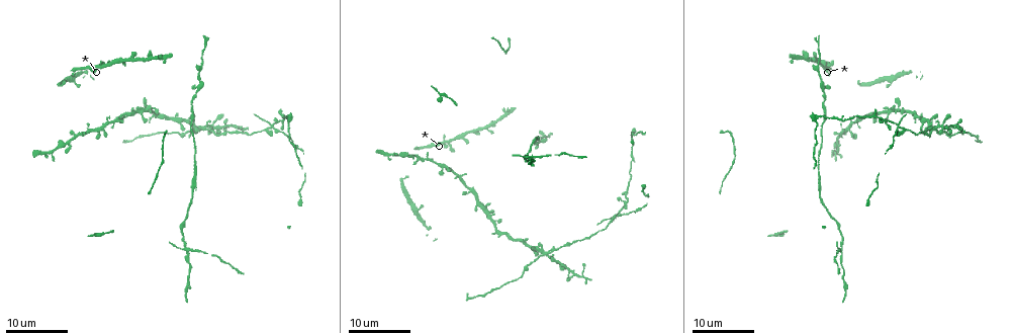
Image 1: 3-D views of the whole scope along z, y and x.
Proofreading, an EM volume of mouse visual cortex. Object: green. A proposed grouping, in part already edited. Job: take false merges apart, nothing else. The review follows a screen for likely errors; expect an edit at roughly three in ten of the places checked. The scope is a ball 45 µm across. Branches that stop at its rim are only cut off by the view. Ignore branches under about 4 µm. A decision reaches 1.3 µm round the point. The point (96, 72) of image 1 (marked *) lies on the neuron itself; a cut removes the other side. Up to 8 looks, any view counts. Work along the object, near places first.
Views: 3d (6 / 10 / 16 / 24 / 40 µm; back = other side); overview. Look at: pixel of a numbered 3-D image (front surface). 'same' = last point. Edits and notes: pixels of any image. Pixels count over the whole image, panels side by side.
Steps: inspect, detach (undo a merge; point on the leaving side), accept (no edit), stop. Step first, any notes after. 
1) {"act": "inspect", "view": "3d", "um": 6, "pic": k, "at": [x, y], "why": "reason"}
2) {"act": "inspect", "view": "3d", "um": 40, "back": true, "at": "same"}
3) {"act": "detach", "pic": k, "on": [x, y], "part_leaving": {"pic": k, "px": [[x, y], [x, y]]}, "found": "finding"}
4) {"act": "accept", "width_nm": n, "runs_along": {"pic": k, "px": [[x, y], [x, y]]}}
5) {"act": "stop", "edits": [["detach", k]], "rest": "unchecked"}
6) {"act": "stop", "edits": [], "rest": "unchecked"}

{"act": "inspect", "view": "3d", "um": 16, "pic": 1, "at": [419, 158], "why": "three arms meet"}

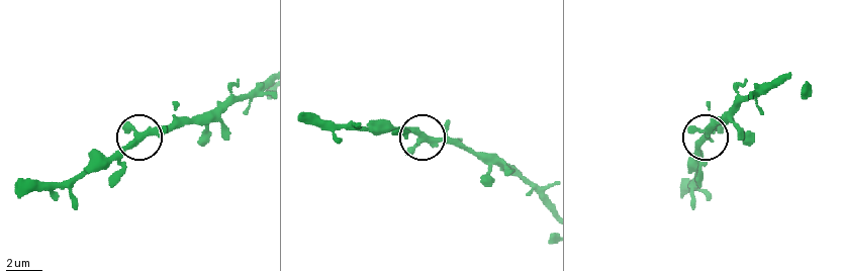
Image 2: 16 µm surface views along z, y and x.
{"act": "inspect", "view": "3d", "um": 10, "pic": 2, "at": [139, 138]}

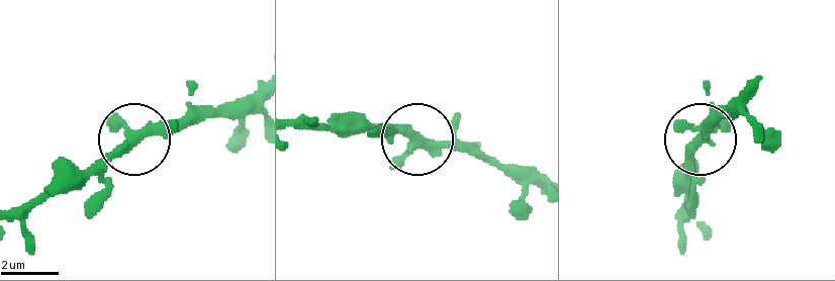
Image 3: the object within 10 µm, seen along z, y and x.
{"act": "accept", "side_arm_um": 9, "arms": 3, "found": "continuous, no second neuron"}

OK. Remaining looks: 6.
{"act": "inspect", "view": "3d", "um": 24, "pic": 1, "at": [185, 250], "why": "four arms meet"}

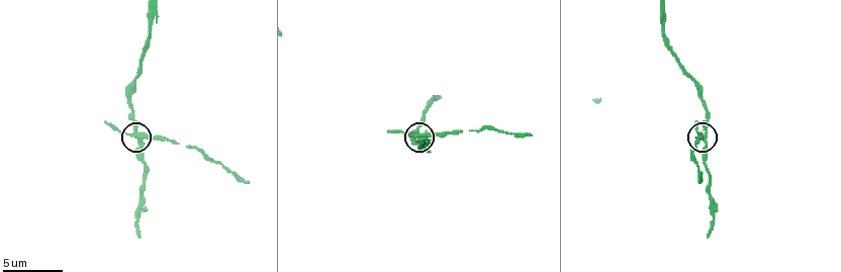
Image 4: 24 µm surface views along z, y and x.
{"act": "inspect", "view": "3d", "um": 6, "pic": 4, "at": [133, 134]}

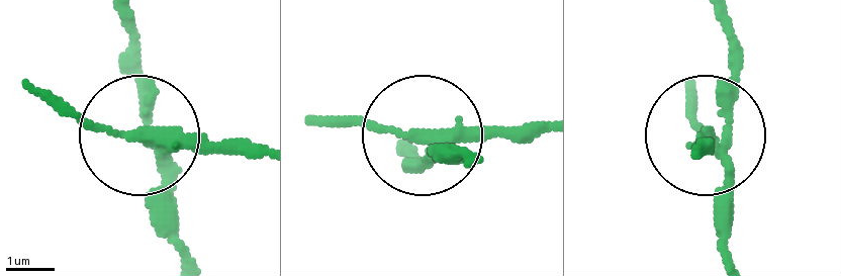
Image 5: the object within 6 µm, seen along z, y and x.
{"act": "detach", "pic": 5, "on": [158, 217], "arms": 4, "found": "a second neuron is stuck on"}

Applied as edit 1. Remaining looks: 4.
{"act": "inspect", "view": "3d", "um": 16, "pic": 1, "at": [206, 129], "why": "four arms meet"}

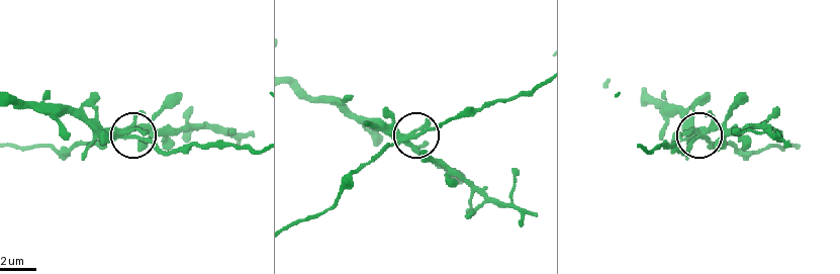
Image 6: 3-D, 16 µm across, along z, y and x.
{"act": "inspect", "view": "3d", "um": 10, "pic": 6, "at": [700, 135]}

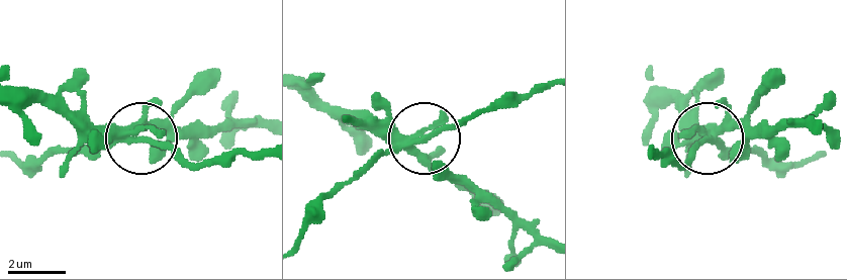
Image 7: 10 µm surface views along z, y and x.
{"act": "detach", "pic": 7, "on": [372, 165], "width_nm": 270, "part_leaving": {"pic": 7, "px": [[408, 145], [544, 89]]}, "found": "a second neuron is stuck on"}

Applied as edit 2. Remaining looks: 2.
{"act": "inspect", "view": "overview"}

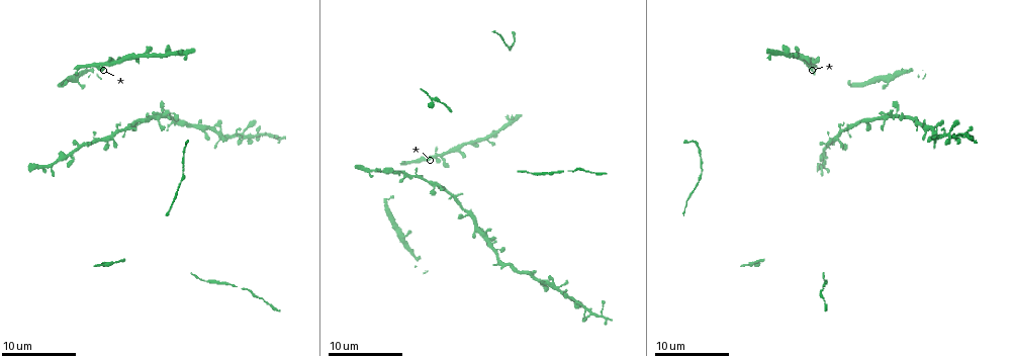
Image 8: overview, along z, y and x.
{"act": "inspect", "view": "3d", "um": 6, "pic": 8, "at": [842, 129], "why": "a fork"}

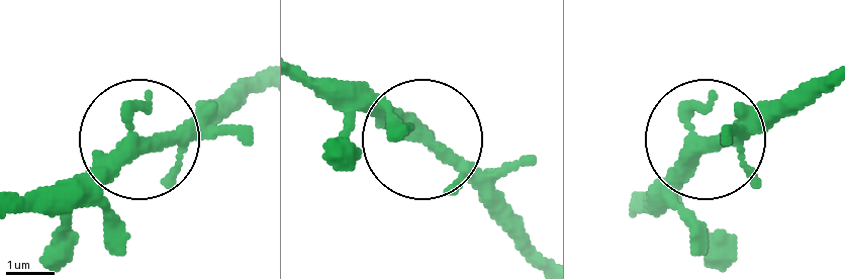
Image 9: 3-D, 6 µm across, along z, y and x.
{"act": "accept", "width_nm": 280, "found": "one neuron here"}

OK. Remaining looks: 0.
{"act": "stop", "edits": [["detach", 5], ["detach", 7]], "rest": "unchecked"}

